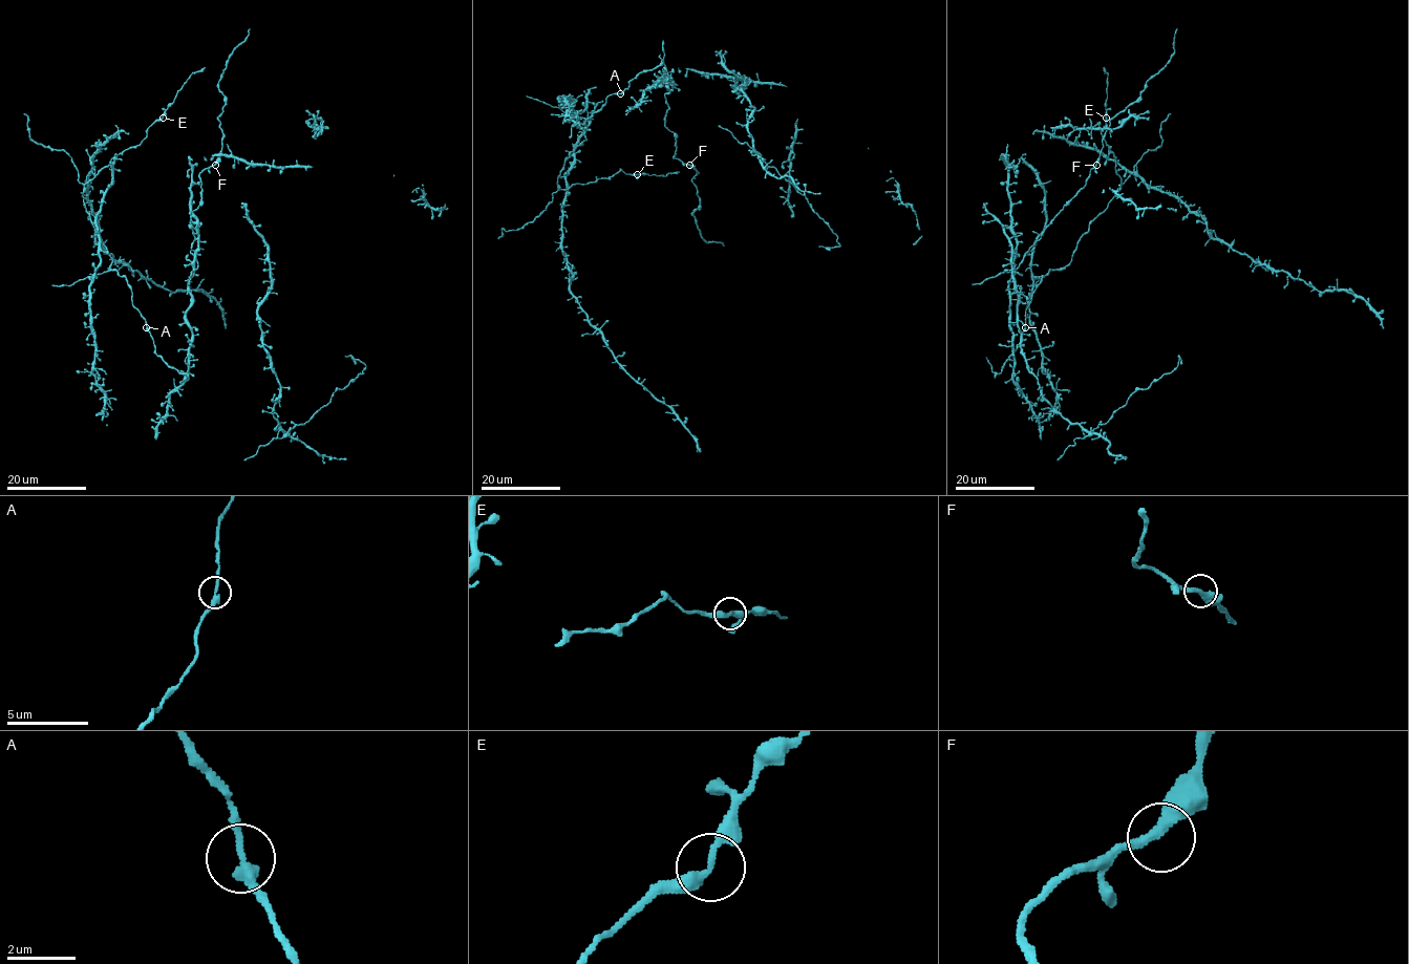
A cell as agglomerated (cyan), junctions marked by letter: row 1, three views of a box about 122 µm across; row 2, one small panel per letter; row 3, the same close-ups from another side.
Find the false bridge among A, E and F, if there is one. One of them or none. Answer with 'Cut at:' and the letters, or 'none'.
Cut at: none

